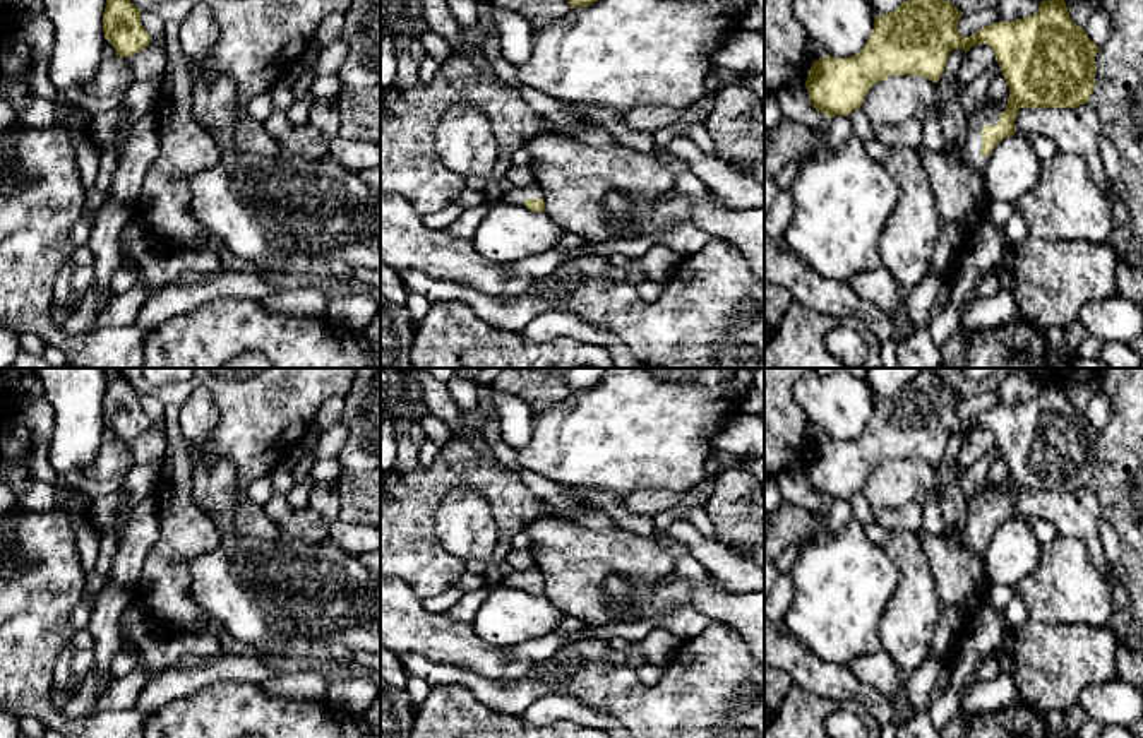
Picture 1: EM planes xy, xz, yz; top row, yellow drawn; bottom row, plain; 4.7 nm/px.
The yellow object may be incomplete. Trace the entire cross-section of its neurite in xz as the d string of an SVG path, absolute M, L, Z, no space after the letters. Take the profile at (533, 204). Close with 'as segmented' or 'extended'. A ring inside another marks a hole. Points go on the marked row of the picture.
M536 183L514 187L512 190L502 193L499 202L507 205L523 205L533 212L545 211L543 195Z | extended

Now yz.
M907 0L895 12L877 15L865 46L848 58L831 55L814 60L805 87L812 106L828 118L848 116L862 106L869 89L891 75L919 75L937 82L953 50L965 53L975 45L992 48L1009 86L1009 98L987 103L968 115L963 161L980 176L992 149L1016 134L1014 120L1021 108L1076 108L1090 101L1095 89L1098 46L1076 26L1064 0L1042 0L1033 15L978 29L965 38L958 31L963 14L951 0Z | extended

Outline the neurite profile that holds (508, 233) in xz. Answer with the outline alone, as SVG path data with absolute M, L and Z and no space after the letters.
M495 202L471 241L483 259L511 264L554 248L564 233L547 211Z

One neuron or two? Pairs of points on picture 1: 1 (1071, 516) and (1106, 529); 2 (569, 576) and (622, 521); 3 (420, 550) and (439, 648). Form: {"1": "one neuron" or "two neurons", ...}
{"1": "two neurons", "2": "two neurons", "3": "two neurons"}

